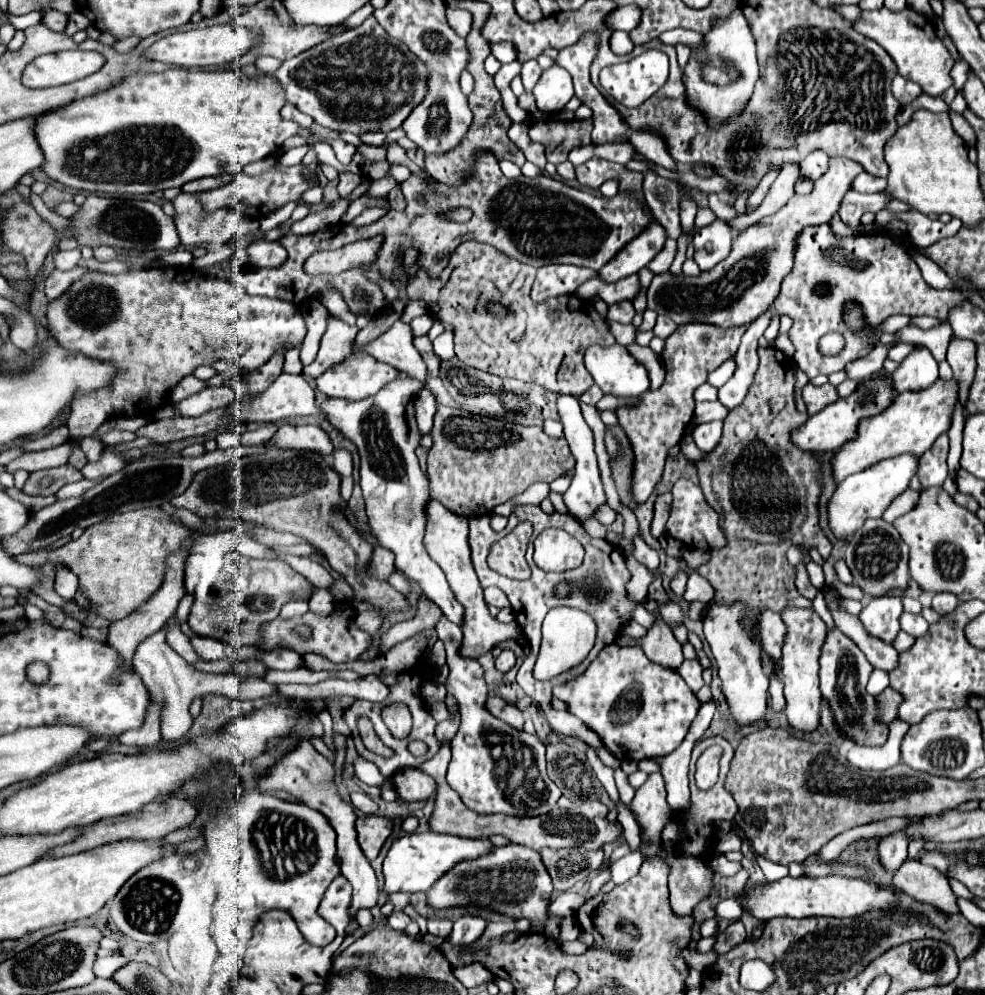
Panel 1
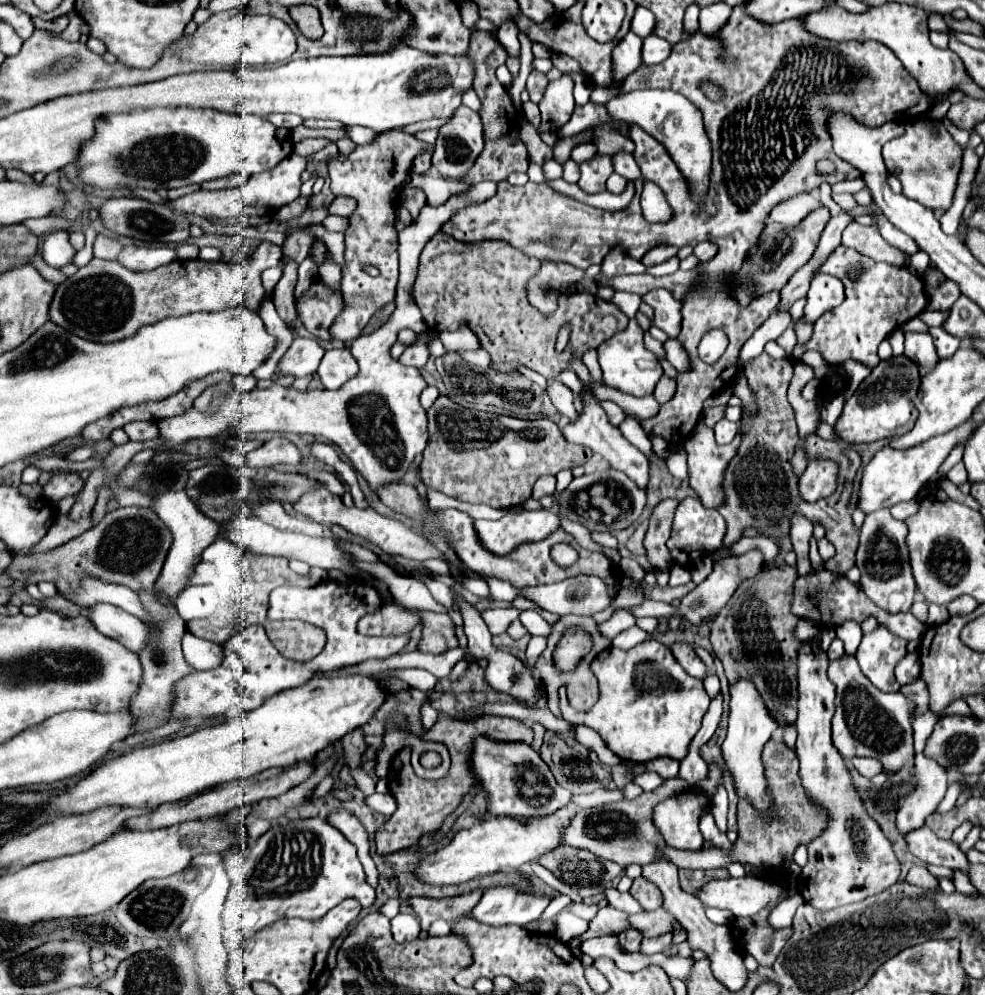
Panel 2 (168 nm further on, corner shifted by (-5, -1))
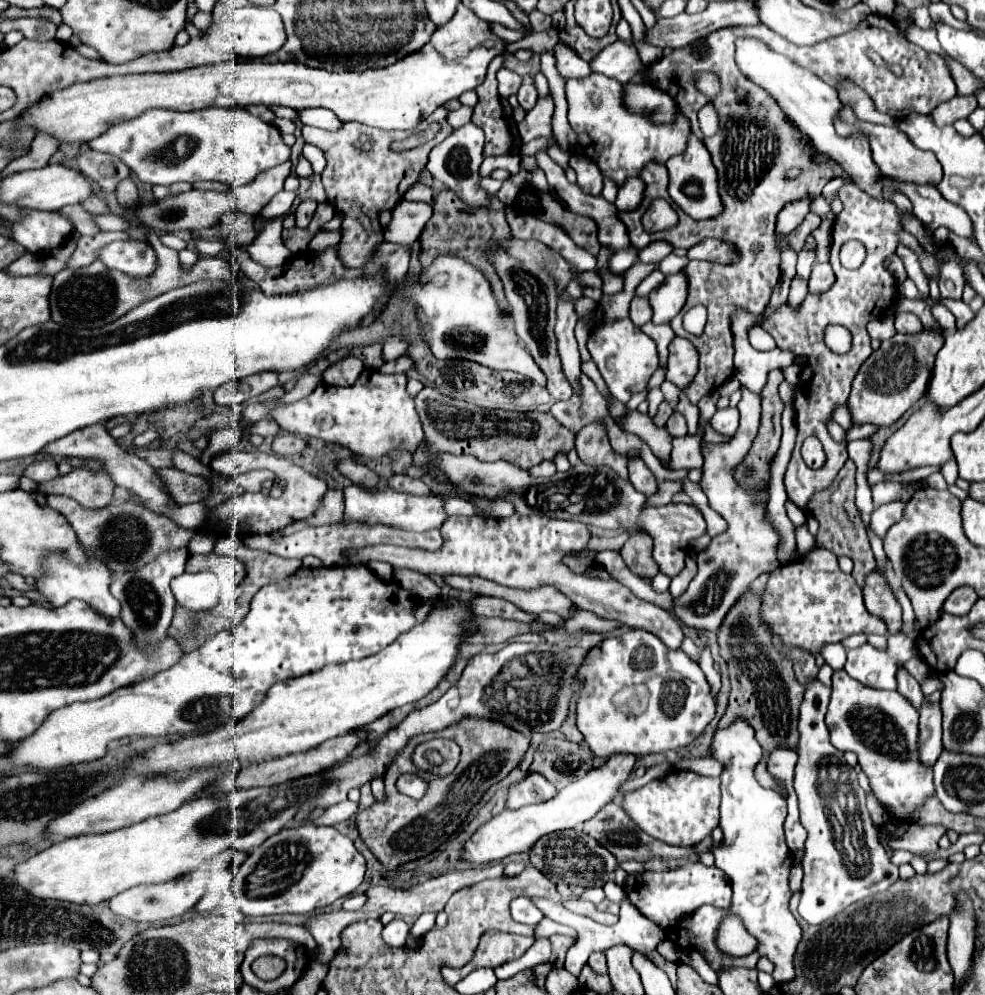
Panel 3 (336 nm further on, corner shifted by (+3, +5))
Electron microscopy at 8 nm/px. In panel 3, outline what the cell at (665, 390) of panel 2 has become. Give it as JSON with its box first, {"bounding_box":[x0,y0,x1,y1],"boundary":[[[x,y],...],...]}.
{"bounding_box":[648,389,664,417],"boundary":[[[652,389],[652,391],[648,393],[648,415],[650,415],[650,417],[656,415],[656,409],[658,409],[658,405],[660,405],[662,401],[664,401],[664,395],[662,395],[660,389]]]}

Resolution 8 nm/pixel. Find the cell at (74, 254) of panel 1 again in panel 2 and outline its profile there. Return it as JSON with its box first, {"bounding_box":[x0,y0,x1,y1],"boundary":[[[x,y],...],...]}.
{"bounding_box":[42,231,76,269],"boundary":[[[58,231],[58,233],[48,235],[42,251],[44,251],[44,261],[52,267],[58,267],[58,269],[70,265],[76,255],[76,249],[70,245],[66,231]]]}

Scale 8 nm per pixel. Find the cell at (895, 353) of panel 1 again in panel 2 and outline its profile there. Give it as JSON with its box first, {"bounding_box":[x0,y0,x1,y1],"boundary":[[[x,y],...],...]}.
{"bounding_box":[888,329,904,355],"boundary":[[[900,329],[892,331],[892,333],[888,335],[888,341],[890,341],[892,349],[894,349],[894,355],[900,355],[900,353],[904,353],[904,333],[902,333]]]}

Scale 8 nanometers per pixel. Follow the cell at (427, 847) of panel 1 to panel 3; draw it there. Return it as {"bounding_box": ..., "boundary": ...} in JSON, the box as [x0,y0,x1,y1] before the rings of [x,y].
{"bounding_box":[462,755,634,865],"boundary":[[[612,755],[604,759],[602,765],[592,767],[584,777],[578,781],[566,785],[564,789],[558,791],[558,795],[546,803],[538,805],[528,805],[518,811],[502,811],[494,819],[490,819],[486,825],[482,825],[466,843],[462,859],[470,861],[472,865],[482,865],[482,863],[492,863],[500,861],[512,853],[528,851],[542,835],[562,831],[562,829],[574,829],[580,823],[588,821],[592,815],[596,815],[604,805],[612,803],[618,797],[618,791],[622,783],[632,775],[634,769],[634,755]]]}

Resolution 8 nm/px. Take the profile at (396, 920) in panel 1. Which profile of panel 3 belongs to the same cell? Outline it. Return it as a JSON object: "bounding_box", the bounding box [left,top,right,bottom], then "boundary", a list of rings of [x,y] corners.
{"bounding_box":[382,919,408,947],"boundary":[[[394,919],[390,925],[384,927],[382,931],[382,939],[386,945],[390,947],[404,947],[406,945],[406,937],[408,937],[408,925],[402,919]]]}

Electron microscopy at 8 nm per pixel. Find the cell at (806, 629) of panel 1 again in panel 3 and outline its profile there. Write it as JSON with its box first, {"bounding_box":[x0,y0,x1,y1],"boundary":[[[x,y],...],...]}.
{"bounding_box":[794,679,898,925],"boundary":[[[818,679],[804,693],[800,707],[800,747],[794,787],[800,801],[800,821],[808,831],[806,855],[802,859],[804,881],[798,905],[800,917],[810,925],[820,925],[848,905],[886,891],[898,881],[898,867],[890,863],[886,849],[878,841],[878,829],[866,809],[864,789],[858,785],[856,771],[846,763],[844,753],[830,743],[824,723],[830,689]]]}

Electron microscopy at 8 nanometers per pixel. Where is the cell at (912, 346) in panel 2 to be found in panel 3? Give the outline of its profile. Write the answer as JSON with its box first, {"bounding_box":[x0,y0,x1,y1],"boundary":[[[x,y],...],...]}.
{"bounding_box":[894,313,922,333],"boundary":[[[896,313],[894,327],[898,333],[918,333],[922,329],[922,323],[914,313]]]}

